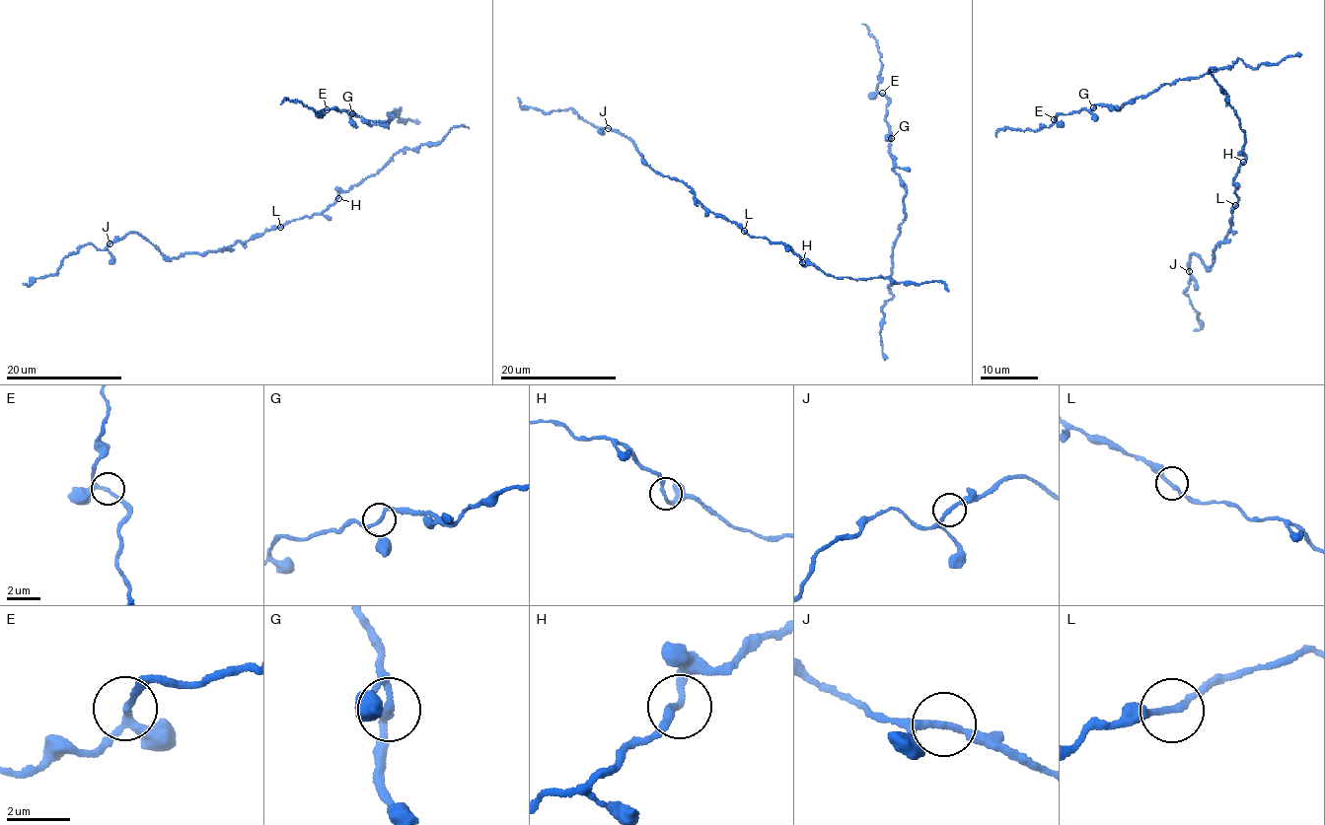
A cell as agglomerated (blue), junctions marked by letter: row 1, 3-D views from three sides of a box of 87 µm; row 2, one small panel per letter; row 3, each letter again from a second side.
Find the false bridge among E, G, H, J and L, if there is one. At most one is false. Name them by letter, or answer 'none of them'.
none of them

